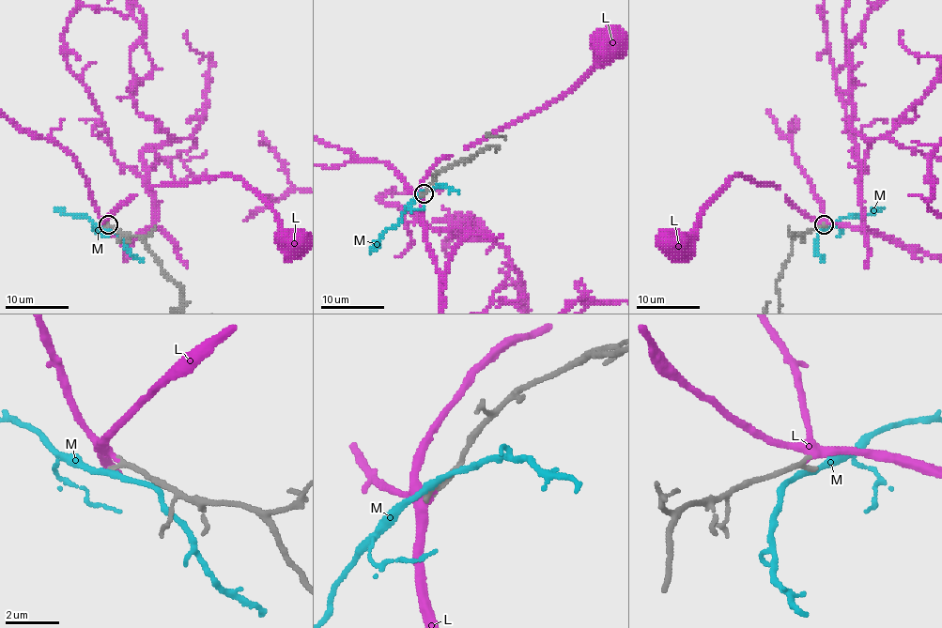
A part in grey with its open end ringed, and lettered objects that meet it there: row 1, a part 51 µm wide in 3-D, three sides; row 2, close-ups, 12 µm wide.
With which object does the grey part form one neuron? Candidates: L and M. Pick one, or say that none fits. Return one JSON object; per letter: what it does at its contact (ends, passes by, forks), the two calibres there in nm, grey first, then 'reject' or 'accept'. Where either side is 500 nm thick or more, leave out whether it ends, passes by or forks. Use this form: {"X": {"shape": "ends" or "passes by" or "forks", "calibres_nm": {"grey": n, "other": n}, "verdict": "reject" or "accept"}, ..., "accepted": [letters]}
{"L": {"shape": "forks", "calibres_nm": {"grey": 240, "other": 190}, "verdict": "accept"}, "M": {"shape": "passes by", "calibres_nm": {"grey": 240, "other": 220}, "verdict": "reject"}, "accepted": ["L"]}

